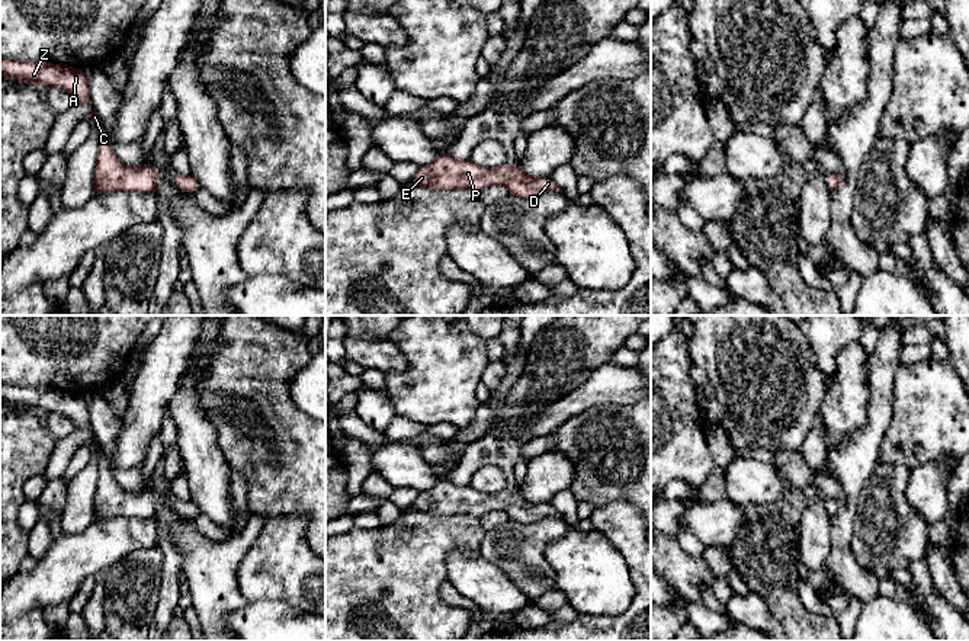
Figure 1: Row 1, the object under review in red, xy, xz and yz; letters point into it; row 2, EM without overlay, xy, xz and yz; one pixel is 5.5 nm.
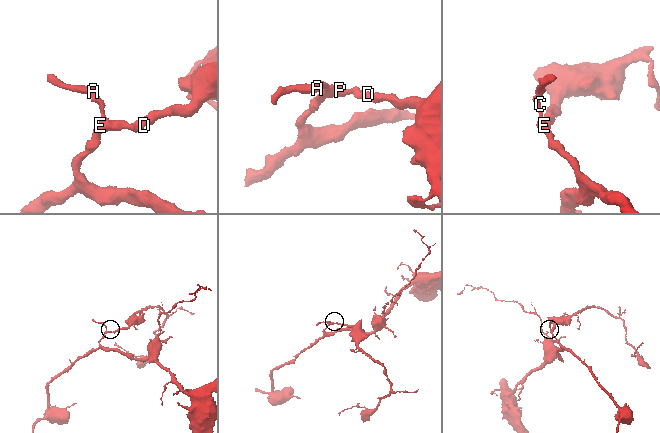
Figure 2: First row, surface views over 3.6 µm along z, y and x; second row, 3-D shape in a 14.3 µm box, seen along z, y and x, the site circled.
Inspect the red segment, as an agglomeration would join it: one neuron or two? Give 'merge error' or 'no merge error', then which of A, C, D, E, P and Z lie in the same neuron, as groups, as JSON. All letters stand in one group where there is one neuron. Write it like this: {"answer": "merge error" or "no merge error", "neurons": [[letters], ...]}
{"answer": "no merge error", "neurons": [["A", "C", "D", "E", "P", "Z"]]}

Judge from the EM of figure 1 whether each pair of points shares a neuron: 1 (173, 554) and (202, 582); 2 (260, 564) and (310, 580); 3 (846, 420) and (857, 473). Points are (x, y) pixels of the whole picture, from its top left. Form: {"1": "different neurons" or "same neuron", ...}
{"1": "different neurons", "2": "same neuron", "3": "different neurons"}

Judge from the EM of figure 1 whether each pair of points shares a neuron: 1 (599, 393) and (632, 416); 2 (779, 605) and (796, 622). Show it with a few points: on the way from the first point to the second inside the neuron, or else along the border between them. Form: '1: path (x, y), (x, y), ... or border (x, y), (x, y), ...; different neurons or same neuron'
1: border (635, 401), (596, 404), (581, 413); different neurons
2: path (783, 609), (792, 618); same neuron

